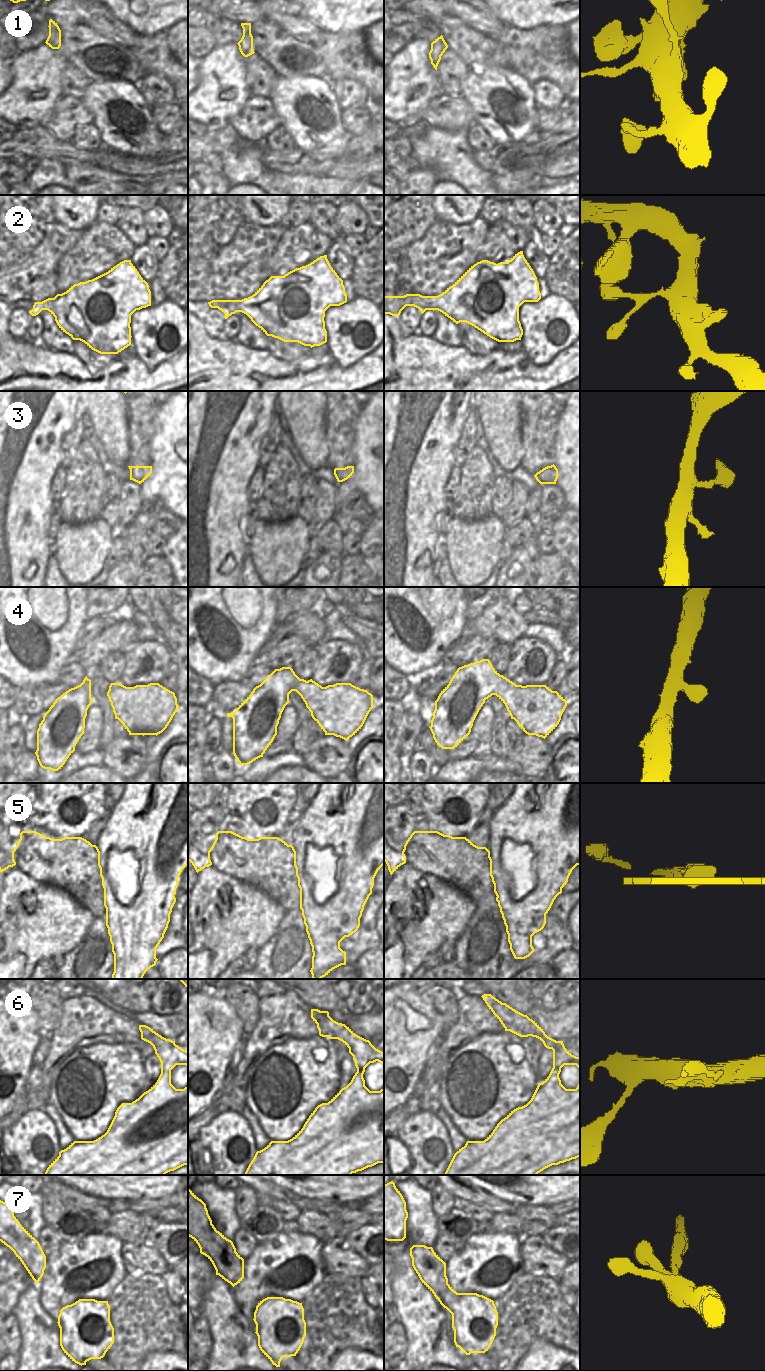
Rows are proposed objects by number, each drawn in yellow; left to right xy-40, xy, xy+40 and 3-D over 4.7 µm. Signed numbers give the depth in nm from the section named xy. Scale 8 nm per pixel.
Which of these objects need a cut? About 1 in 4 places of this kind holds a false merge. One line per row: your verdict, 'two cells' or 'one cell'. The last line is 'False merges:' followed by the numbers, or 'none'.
1: one cell
2: one cell
3: one cell
4: one cell
5: two cells
6: one cell
7: one cell
False merges: 5

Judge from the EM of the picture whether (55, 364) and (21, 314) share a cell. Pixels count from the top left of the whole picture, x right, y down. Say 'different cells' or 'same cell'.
different cells

